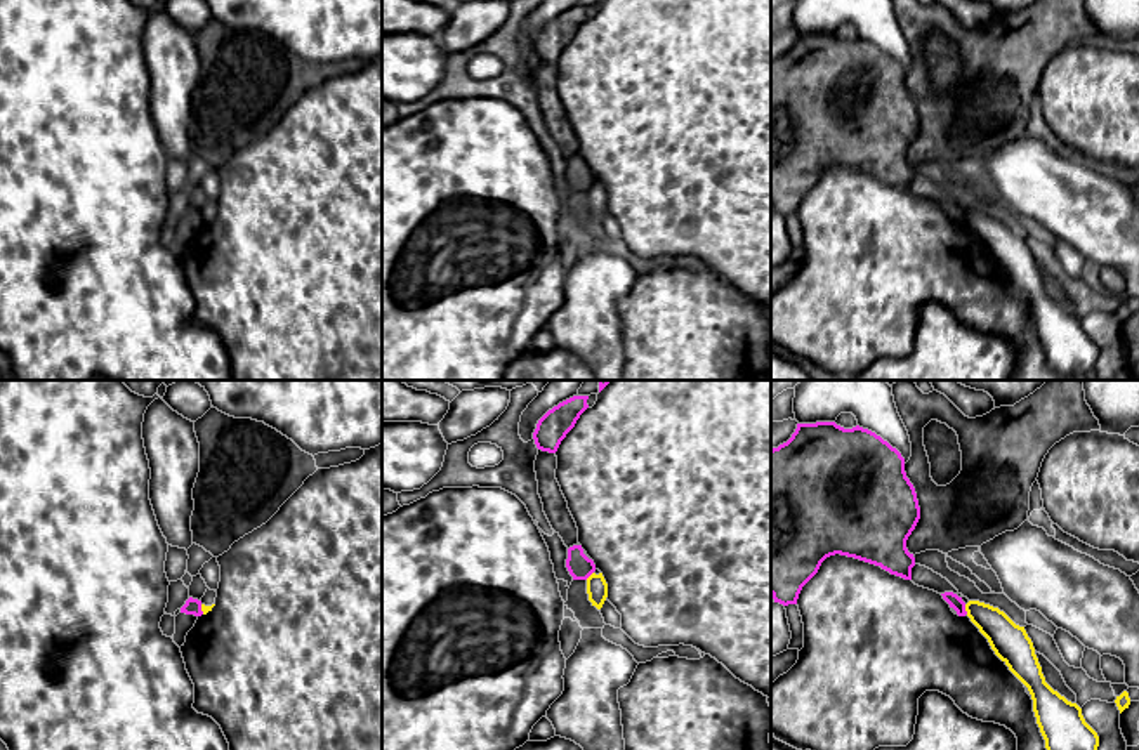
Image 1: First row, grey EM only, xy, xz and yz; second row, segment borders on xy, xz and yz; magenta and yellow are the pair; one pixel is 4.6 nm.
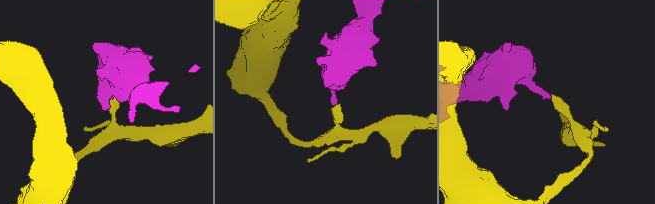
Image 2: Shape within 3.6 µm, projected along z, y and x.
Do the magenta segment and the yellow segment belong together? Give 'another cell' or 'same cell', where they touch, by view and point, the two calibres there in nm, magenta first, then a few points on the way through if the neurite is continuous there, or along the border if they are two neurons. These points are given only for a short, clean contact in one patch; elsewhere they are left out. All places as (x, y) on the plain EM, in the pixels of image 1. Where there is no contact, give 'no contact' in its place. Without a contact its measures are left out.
another cell | yz (964, 221) | 60/160 nm | along yz (964, 216), (967, 224)

